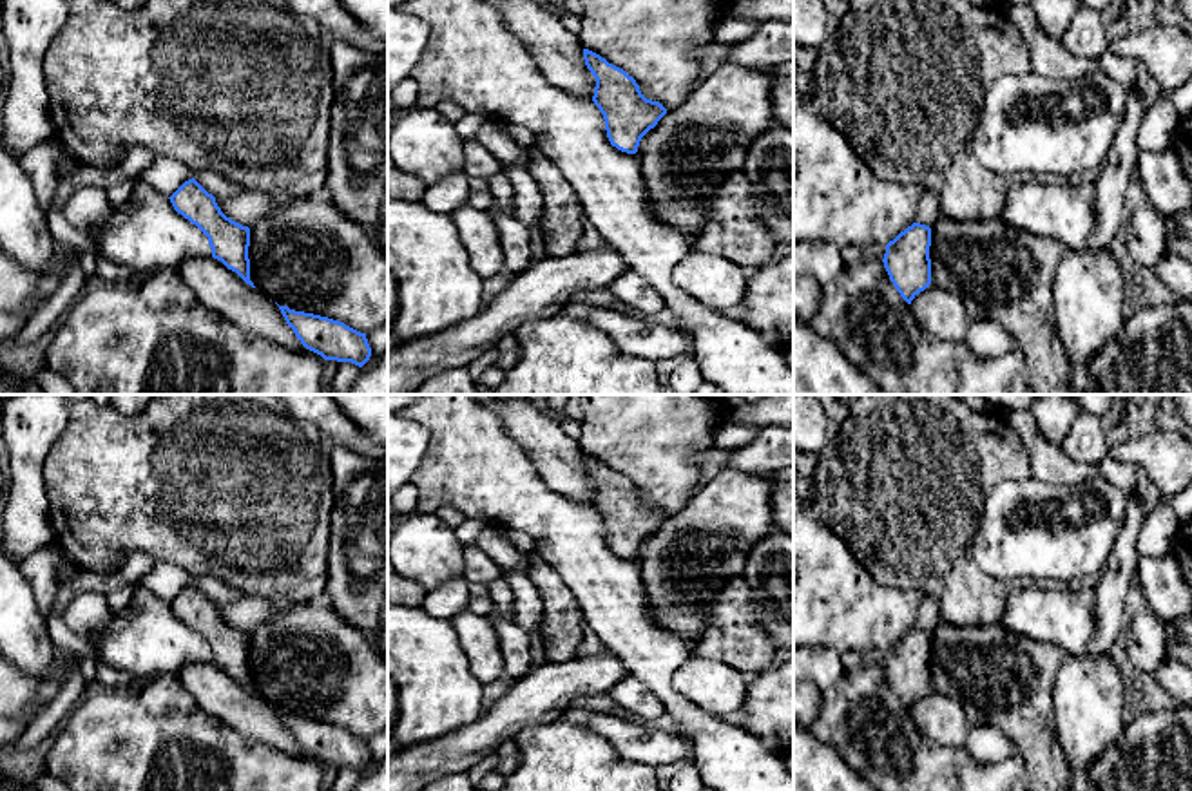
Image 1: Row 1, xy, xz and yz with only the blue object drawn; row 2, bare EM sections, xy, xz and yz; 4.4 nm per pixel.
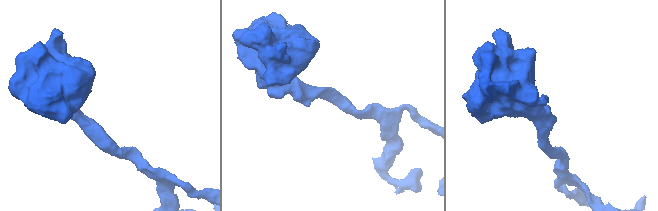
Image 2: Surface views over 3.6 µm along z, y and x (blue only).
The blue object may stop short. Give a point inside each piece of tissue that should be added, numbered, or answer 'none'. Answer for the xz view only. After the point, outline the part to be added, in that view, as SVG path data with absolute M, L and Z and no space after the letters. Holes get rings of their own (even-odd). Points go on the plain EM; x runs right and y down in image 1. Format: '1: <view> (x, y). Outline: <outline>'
none

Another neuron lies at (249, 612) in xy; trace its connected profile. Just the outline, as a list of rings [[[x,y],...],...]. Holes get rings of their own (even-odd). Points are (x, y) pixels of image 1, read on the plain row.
[[[243,596],[230,605],[216,605],[216,608],[226,623],[248,634],[259,624],[293,610],[279,610],[272,601],[252,596]]]

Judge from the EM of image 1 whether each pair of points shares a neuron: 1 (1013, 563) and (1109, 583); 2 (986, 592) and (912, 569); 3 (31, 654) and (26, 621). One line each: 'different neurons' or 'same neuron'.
1: different neurons
2: same neuron
3: same neuron

